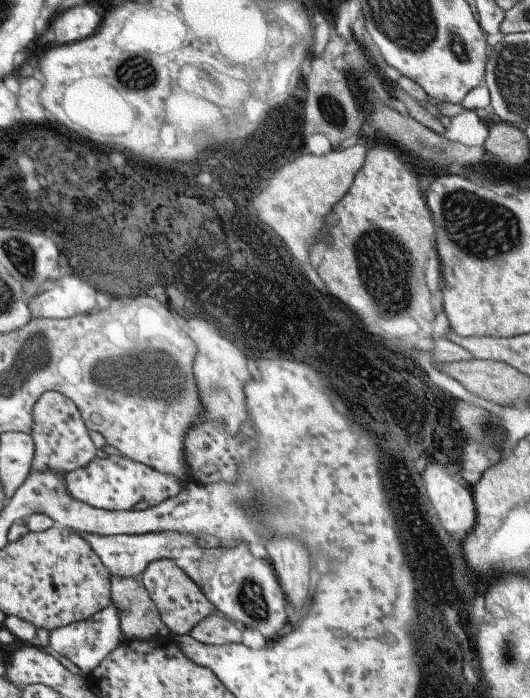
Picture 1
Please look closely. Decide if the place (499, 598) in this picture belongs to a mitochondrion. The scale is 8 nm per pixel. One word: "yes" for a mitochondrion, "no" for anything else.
no

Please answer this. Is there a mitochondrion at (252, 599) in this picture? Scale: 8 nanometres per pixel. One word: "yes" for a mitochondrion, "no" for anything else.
yes

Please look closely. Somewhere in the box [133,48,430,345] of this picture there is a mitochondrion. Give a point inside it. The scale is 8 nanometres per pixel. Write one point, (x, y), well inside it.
(376, 254)

